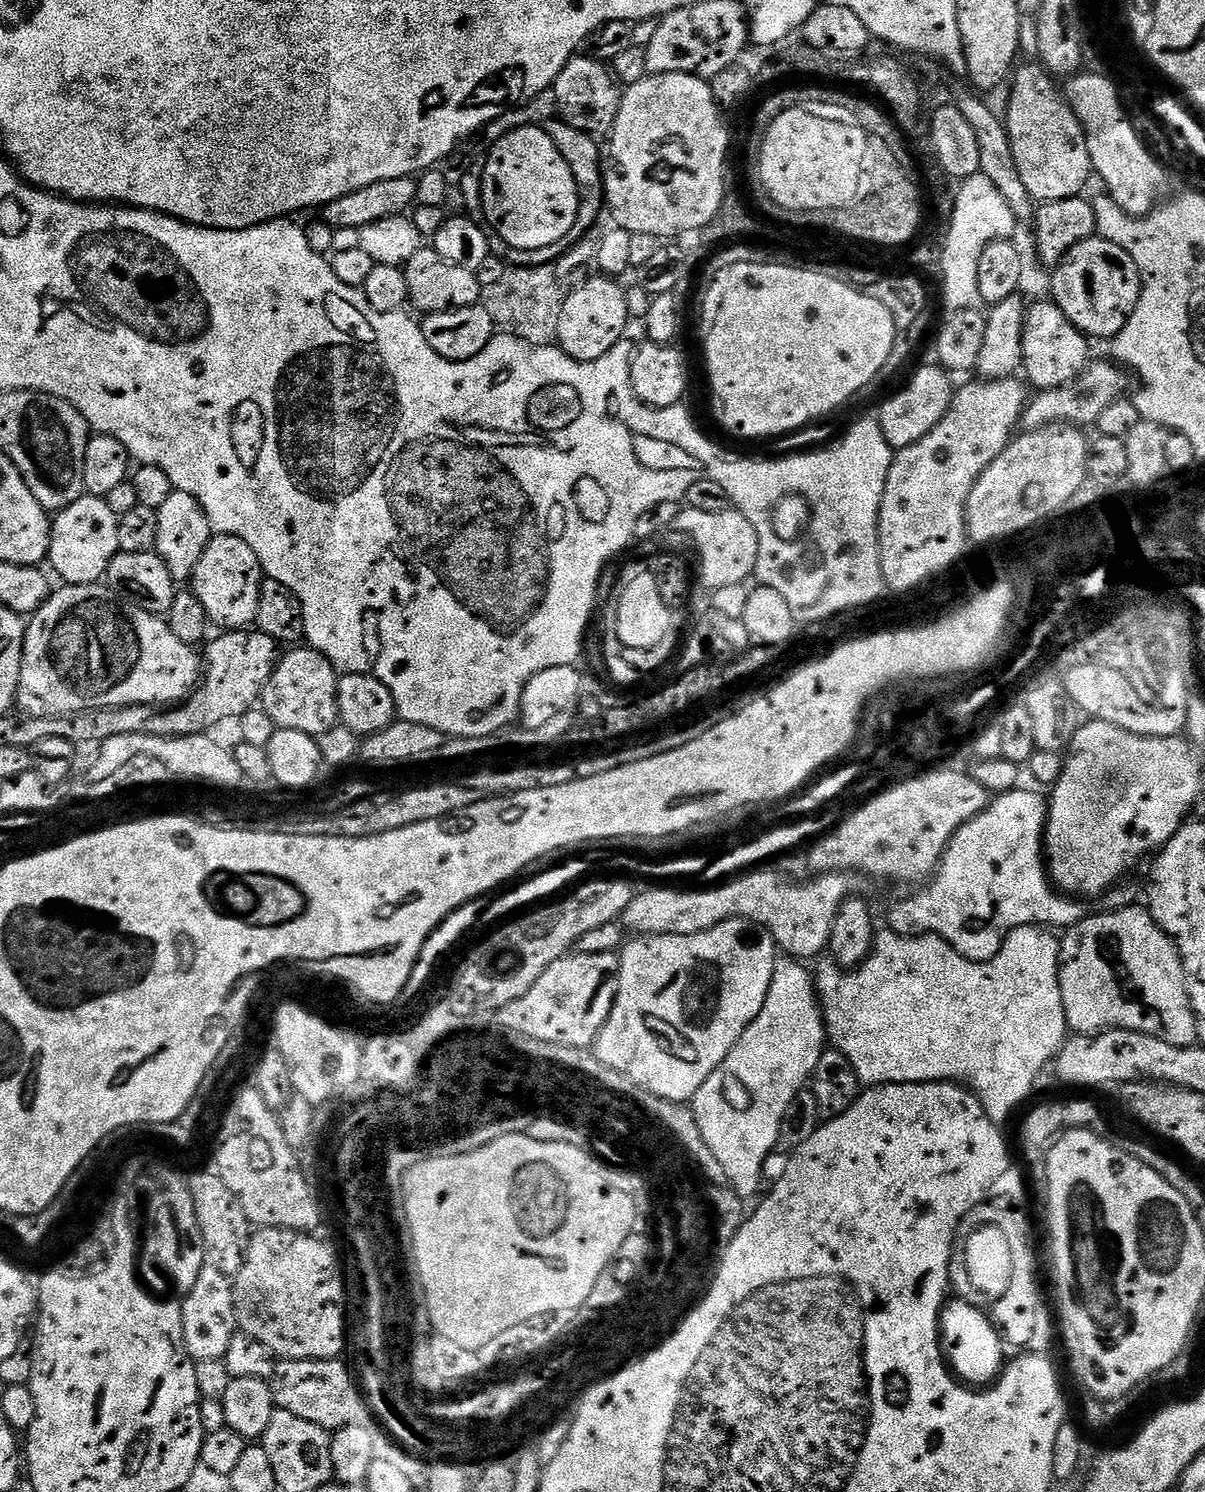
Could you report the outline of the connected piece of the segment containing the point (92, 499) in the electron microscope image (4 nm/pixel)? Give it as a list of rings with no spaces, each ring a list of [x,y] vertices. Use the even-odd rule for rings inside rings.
[[[85,494],[78,502],[66,506],[60,512],[55,513],[52,520],[52,537],[50,538],[50,550],[47,563],[52,564],[51,571],[61,576],[63,583],[68,586],[92,586],[103,581],[108,575],[110,562],[120,551],[118,546],[118,526],[120,517],[110,510],[107,499]]]

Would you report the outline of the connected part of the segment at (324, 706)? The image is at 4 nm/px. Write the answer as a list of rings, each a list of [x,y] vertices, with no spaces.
[[[296,646],[279,657],[276,668],[270,674],[270,678],[264,683],[264,689],[260,691],[259,707],[273,720],[276,728],[286,730],[298,730],[307,736],[322,737],[331,728],[335,728],[340,719],[338,708],[338,669],[332,665],[321,652],[317,652],[311,646]]]

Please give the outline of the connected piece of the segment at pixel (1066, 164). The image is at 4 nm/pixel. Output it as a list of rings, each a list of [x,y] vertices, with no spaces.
[[[1033,62],[1025,68],[1017,67],[1010,80],[1012,93],[1008,96],[1008,116],[1006,127],[1013,148],[1014,160],[1022,176],[1023,185],[1036,202],[1049,200],[1065,200],[1081,195],[1088,184],[1088,179],[1093,179],[1092,149],[1089,145],[1084,127],[1080,125],[1074,110],[1065,99],[1065,93],[1058,87],[1048,88],[1049,73],[1039,63]]]

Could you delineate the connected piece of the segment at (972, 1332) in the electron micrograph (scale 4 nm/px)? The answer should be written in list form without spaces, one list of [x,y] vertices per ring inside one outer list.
[[[949,1299],[940,1311],[936,1334],[939,1335],[940,1350],[946,1354],[950,1378],[958,1380],[962,1390],[969,1391],[970,1394],[989,1392],[999,1377],[996,1375],[1000,1372],[1000,1359],[1006,1353],[1006,1348],[987,1315],[964,1300]]]

